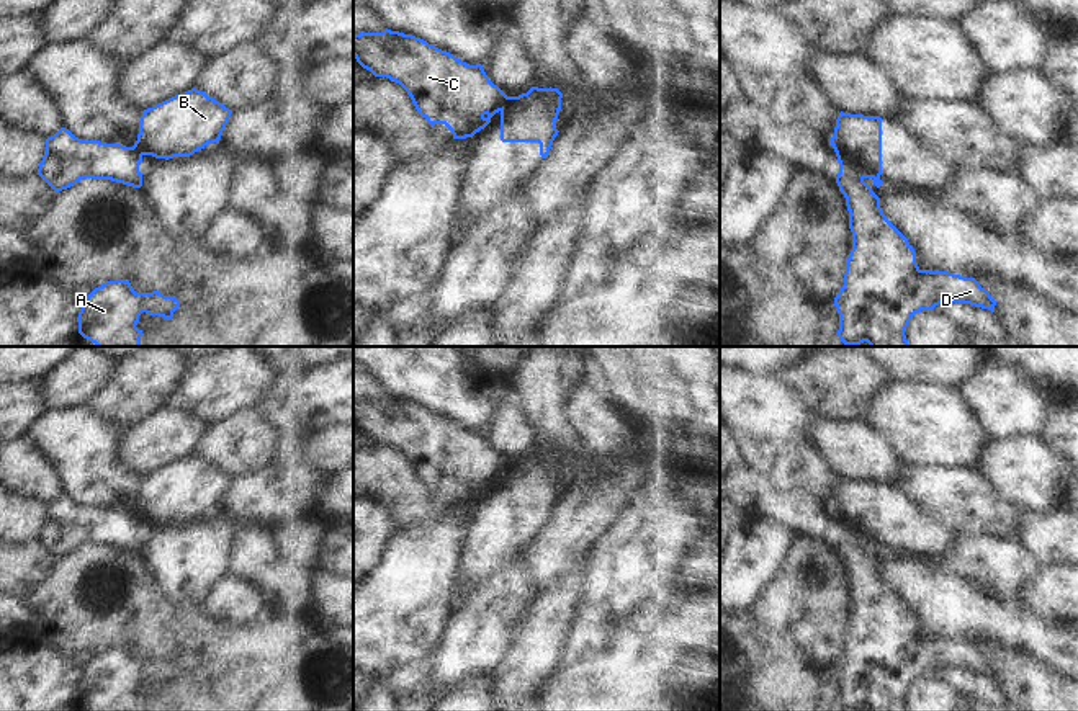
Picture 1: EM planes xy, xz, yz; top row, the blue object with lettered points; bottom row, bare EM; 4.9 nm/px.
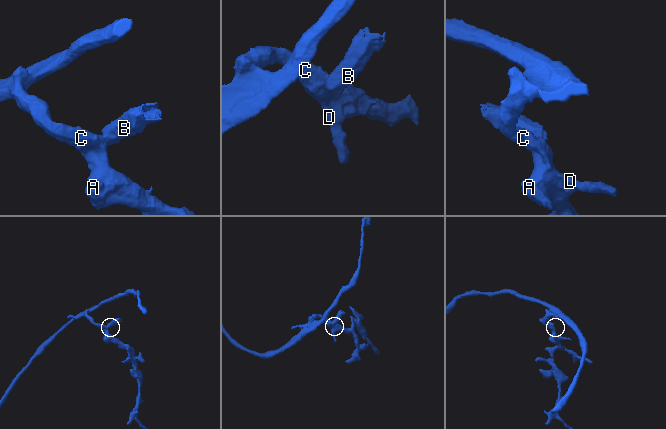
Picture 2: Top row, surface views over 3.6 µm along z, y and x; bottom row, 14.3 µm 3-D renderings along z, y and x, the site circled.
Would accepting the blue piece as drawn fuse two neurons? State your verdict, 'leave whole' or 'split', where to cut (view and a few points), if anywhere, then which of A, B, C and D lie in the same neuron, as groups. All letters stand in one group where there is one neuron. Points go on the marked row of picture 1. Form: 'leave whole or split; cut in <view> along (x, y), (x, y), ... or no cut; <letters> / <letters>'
split; cut in yz along (836, 151), (879, 177); A C D / B

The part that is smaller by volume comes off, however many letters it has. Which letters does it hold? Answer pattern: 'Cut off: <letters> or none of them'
Cut off: B

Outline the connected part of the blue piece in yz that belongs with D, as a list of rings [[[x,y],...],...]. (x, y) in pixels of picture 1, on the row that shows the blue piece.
[[[836,152],[839,173],[836,183],[846,198],[852,250],[846,262],[844,284],[834,297],[839,314],[838,337],[844,345],[908,347],[906,327],[914,314],[934,311],[945,302],[963,302],[995,312],[996,301],[975,278],[965,278],[949,271],[921,270],[914,248],[908,239],[887,219],[880,208],[880,198],[864,181],[872,178],[880,188],[880,177],[860,168],[842,154]]]

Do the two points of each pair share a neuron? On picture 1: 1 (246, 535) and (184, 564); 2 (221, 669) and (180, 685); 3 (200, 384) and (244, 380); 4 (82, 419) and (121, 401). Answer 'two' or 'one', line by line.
1: two
2: one
3: one
4: two

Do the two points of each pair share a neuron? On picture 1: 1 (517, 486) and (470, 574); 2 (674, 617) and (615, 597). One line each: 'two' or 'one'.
1: one
2: two

